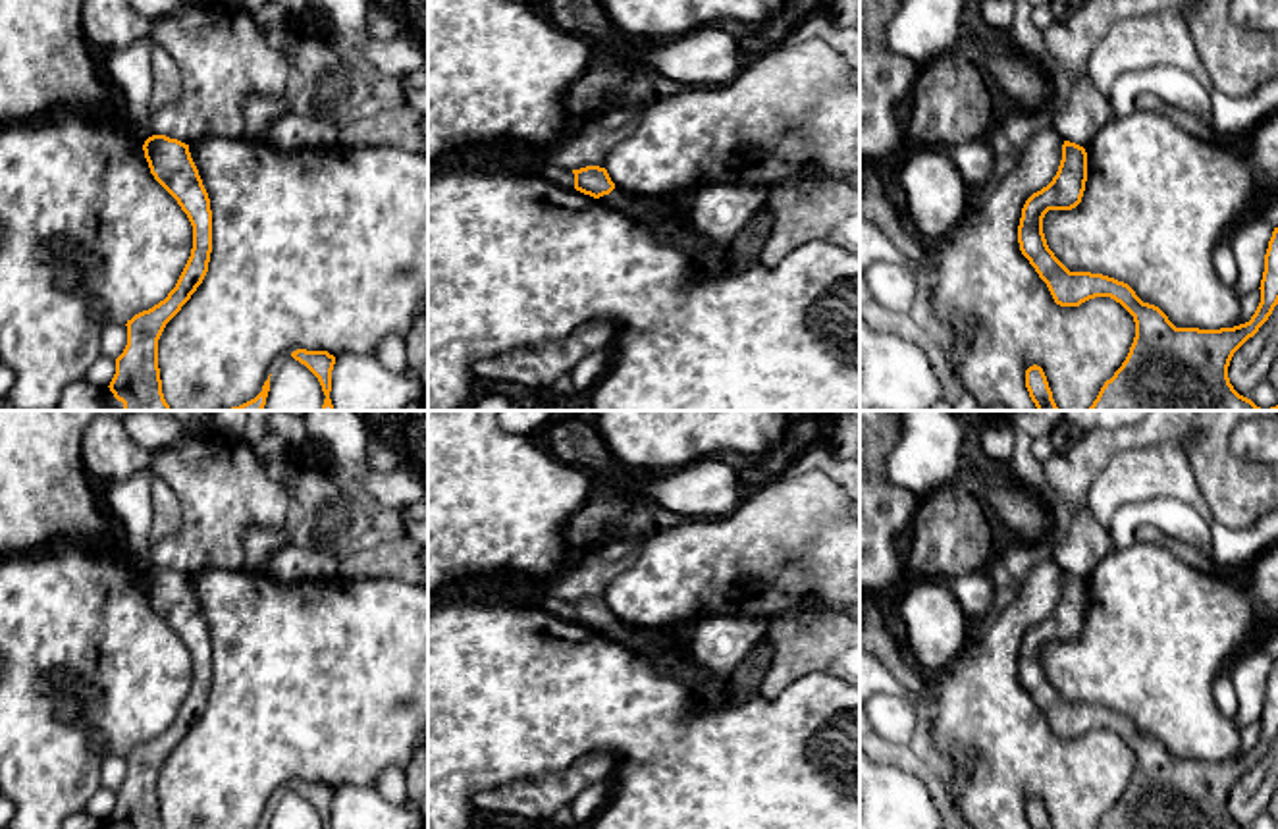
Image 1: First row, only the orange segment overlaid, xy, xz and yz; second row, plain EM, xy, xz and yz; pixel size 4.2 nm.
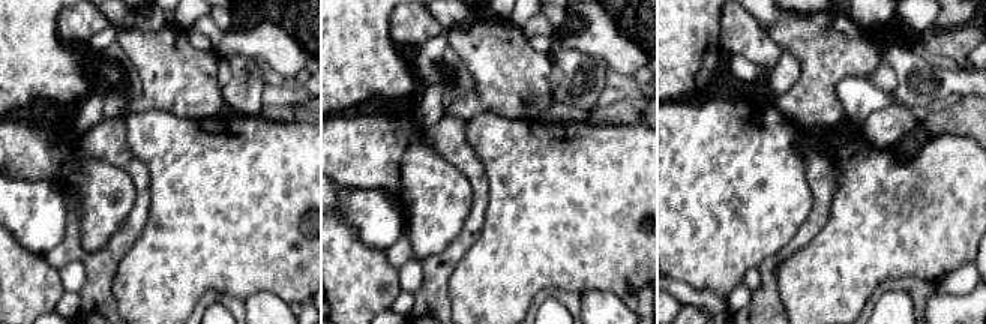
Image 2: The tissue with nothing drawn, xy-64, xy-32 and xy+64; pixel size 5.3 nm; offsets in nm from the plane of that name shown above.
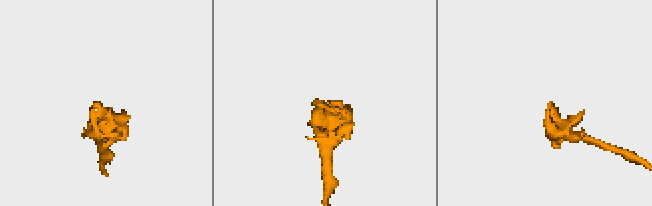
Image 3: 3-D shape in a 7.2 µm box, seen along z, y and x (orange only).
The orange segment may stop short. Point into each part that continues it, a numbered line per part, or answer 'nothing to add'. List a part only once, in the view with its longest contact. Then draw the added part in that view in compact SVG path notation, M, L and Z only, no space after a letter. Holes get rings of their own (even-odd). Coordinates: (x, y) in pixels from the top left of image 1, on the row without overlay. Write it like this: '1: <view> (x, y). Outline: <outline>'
nothing to add

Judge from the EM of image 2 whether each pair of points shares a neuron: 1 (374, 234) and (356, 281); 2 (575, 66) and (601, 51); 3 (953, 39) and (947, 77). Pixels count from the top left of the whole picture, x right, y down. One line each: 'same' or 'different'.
1: different
2: different
3: different

